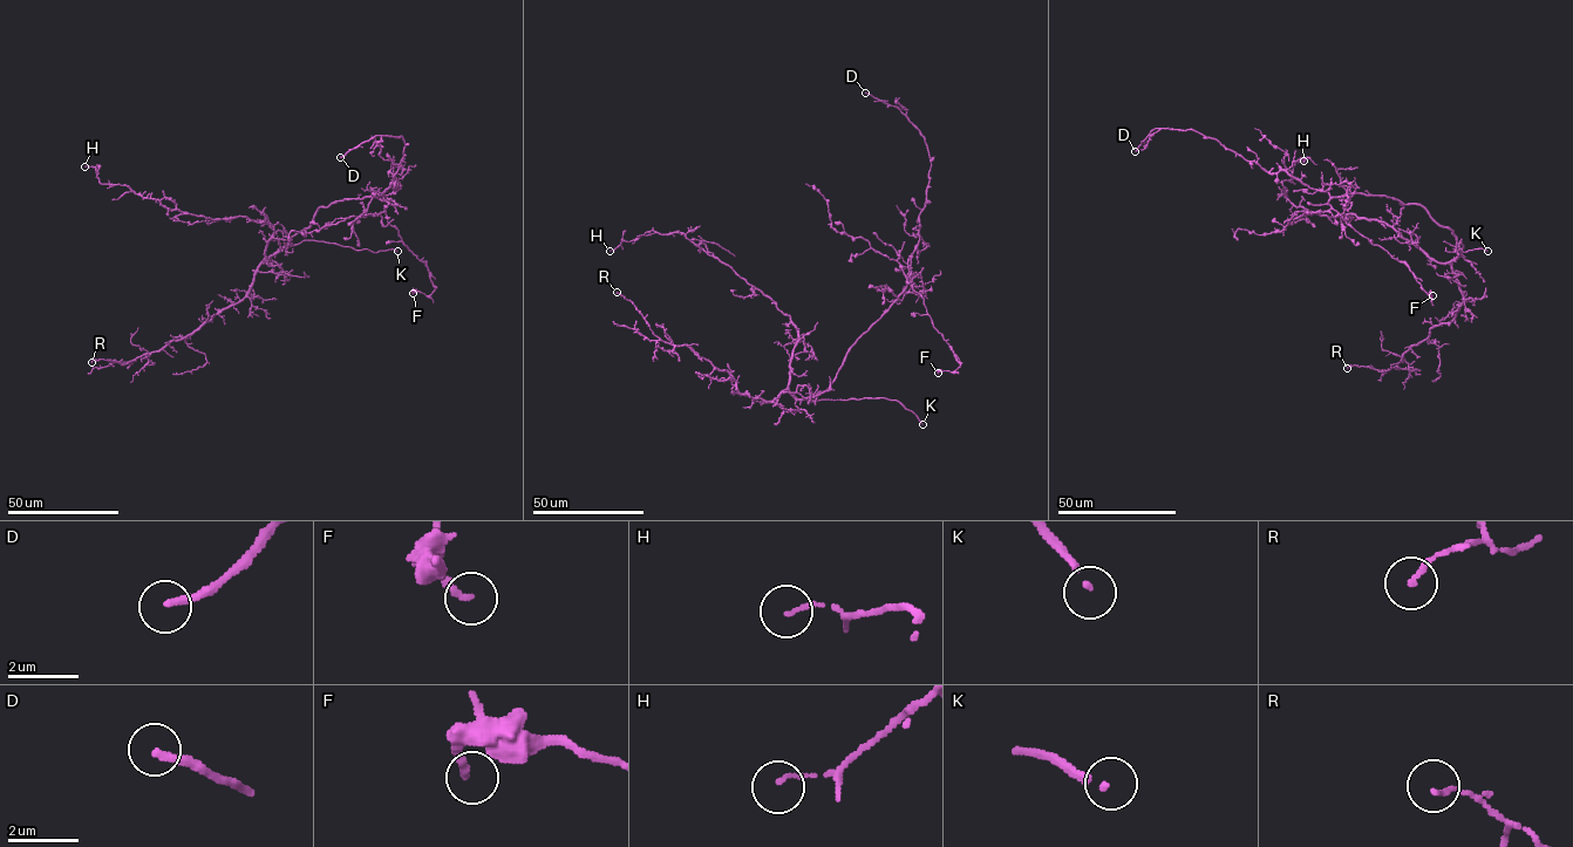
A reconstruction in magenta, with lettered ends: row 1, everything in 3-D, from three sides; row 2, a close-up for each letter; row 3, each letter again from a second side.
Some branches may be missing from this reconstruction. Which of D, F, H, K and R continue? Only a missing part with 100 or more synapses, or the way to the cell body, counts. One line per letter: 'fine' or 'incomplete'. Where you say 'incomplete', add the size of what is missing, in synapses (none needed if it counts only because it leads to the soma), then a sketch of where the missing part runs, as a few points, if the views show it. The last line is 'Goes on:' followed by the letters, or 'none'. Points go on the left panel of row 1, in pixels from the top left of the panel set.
D: incomplete; about 100 synapses; missing branch runs (340, 157), (302, 165), (259, 188), (236, 193), (224, 192), (223, 186)
F: fine
H: fine
K: incomplete; missing branch runs (397, 251), (408, 251), (423, 240)
R: fine
Goes on: D, K

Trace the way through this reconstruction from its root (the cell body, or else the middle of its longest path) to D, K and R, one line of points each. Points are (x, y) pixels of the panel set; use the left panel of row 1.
D: (306, 229), (320, 207), (344, 199), (385, 200), (406, 144), (401, 136), (375, 136), (340, 157)
K: (306, 229), (279, 251), (305, 240), (317, 240), (375, 252), (397, 251)
R: (306, 229), (261, 263), (249, 292), (242, 300), (223, 308), (191, 333), (124, 364), (102, 359), (92, 362)

